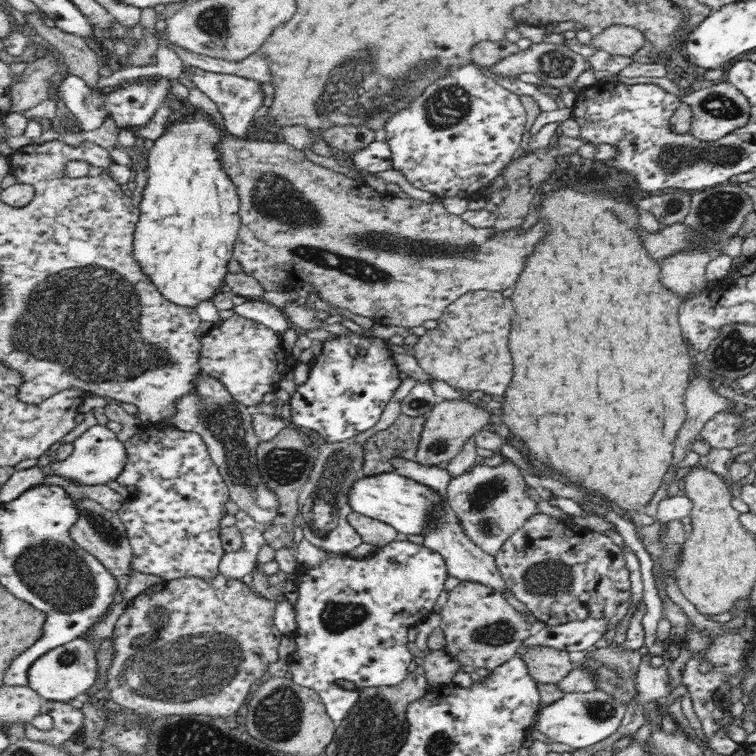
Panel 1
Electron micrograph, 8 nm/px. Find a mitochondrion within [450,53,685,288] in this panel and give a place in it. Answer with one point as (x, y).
(623, 185)

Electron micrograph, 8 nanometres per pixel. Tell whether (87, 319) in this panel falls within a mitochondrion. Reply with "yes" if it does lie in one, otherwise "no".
yes

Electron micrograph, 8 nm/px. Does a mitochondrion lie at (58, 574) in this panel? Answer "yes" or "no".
yes

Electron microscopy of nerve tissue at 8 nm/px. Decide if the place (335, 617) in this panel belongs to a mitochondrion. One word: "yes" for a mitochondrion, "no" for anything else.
yes

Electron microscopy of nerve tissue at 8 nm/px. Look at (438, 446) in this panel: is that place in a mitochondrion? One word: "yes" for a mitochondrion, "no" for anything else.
yes

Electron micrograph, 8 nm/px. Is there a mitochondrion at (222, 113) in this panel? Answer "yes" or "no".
no

